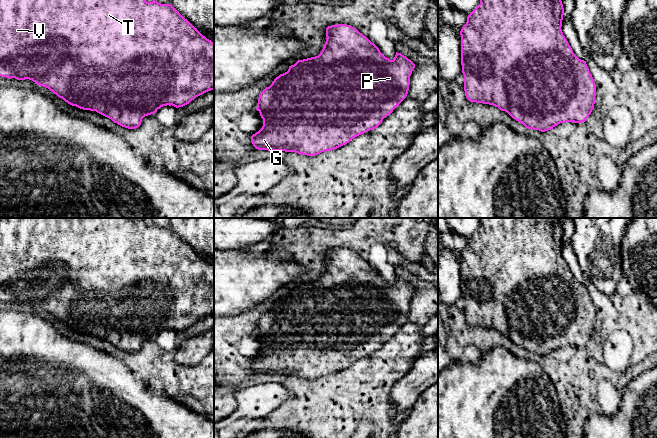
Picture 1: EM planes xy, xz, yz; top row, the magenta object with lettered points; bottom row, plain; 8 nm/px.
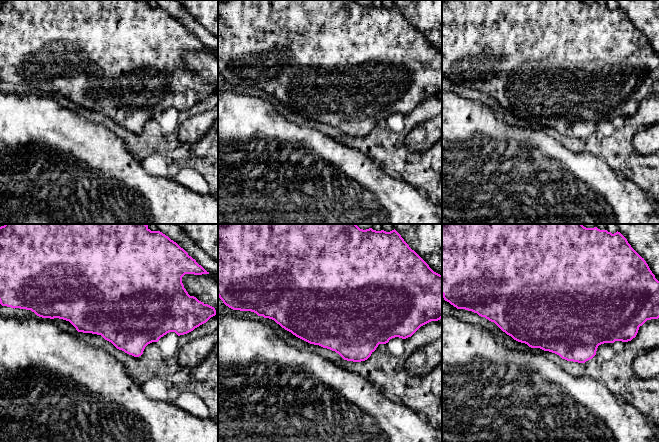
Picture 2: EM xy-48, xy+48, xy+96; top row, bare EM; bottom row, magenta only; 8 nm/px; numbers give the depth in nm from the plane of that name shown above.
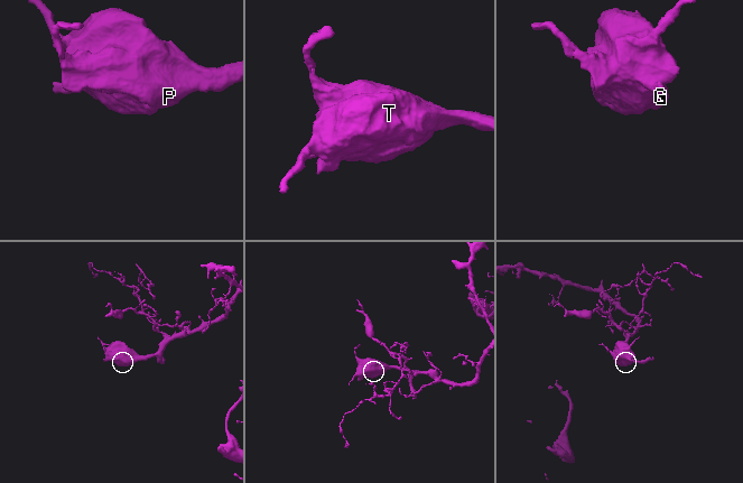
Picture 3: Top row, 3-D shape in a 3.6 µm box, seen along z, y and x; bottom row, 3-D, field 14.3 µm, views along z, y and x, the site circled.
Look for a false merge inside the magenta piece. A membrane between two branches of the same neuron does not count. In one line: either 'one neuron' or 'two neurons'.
one neuron

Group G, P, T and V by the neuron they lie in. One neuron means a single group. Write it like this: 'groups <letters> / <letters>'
groups G P T V

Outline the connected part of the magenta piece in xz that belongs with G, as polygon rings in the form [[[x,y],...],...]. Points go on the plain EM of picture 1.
[[[350,249],[328,250],[326,261],[318,280],[298,284],[259,318],[256,334],[263,343],[263,350],[251,360],[256,373],[295,376],[307,380],[337,373],[353,362],[376,353],[406,322],[410,300],[415,292],[410,283],[396,276],[394,283],[390,284],[374,267]]]

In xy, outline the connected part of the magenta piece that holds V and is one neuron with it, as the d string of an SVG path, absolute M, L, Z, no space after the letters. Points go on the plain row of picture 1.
M0 218L0 300L32 304L72 330L96 335L122 351L135 353L141 349L145 340L156 337L163 330L183 331L196 321L214 314L214 267L203 260L171 228L161 228L155 224L147 226L142 219L133 221L130 218Z

